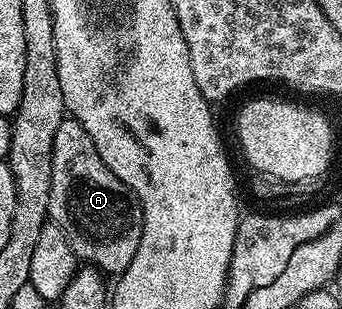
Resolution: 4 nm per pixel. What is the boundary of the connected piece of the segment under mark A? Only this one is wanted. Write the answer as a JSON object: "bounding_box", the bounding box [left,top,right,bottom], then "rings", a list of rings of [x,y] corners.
{"bounding_box":[47,116,143,276],"rings":[[[70,116],[64,117],[57,136],[53,136],[53,176],[47,213],[53,225],[65,232],[65,240],[69,240],[69,248],[80,263],[94,266],[107,276],[123,274],[133,264],[143,231],[139,199],[105,168],[105,160],[101,160],[89,132]]]}

